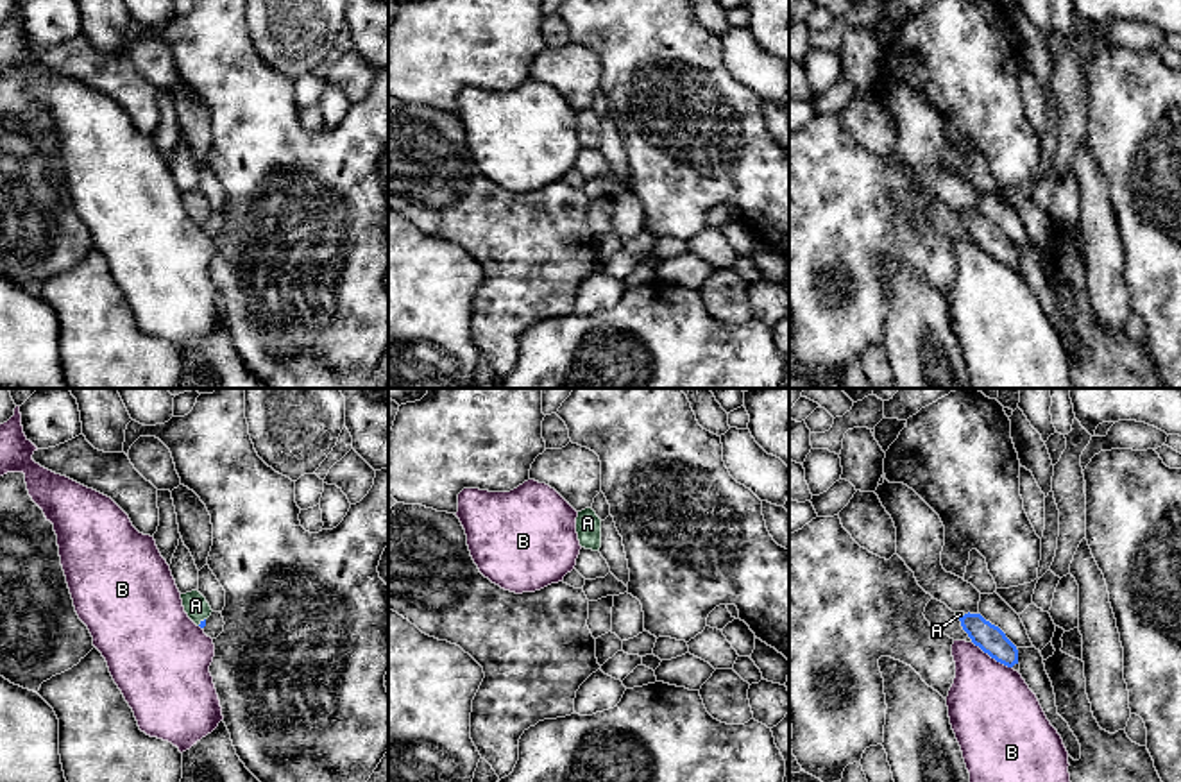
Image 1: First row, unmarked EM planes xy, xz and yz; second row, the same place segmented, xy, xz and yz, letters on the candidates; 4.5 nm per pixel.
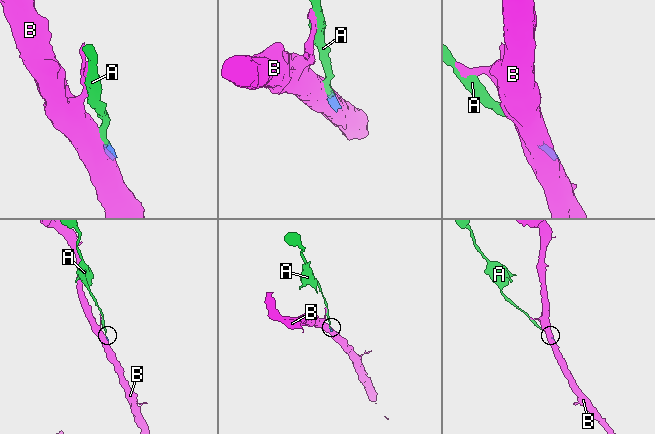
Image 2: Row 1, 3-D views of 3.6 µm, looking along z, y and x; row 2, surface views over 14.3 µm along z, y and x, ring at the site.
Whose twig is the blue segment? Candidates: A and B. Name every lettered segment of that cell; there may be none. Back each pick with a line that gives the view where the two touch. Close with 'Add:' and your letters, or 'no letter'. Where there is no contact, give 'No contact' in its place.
A: Touches blue in xy
Add: A

